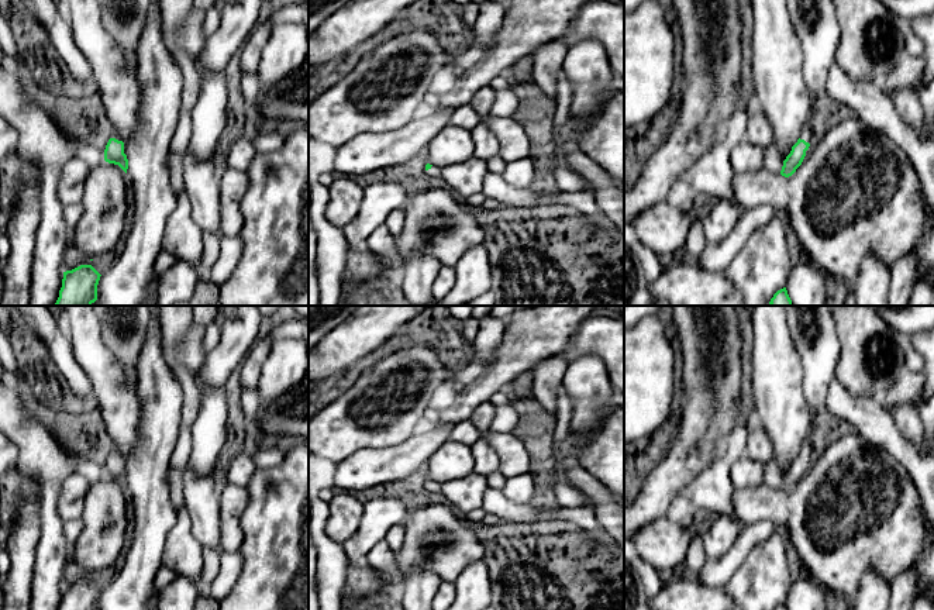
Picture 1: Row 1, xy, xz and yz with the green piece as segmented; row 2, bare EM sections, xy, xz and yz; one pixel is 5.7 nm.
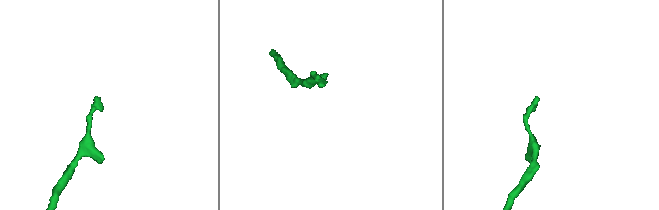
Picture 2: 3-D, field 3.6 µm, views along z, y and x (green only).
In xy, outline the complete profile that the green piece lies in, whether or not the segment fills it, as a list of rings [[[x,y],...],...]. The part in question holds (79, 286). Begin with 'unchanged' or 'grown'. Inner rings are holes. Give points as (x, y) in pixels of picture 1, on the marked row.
unchanged | [[[92,265],[63,272],[59,297],[54,306],[92,306],[97,300],[100,276]]]

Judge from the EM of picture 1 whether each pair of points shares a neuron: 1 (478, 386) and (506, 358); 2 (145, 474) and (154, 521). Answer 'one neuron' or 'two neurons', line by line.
1: one neuron
2: one neuron

